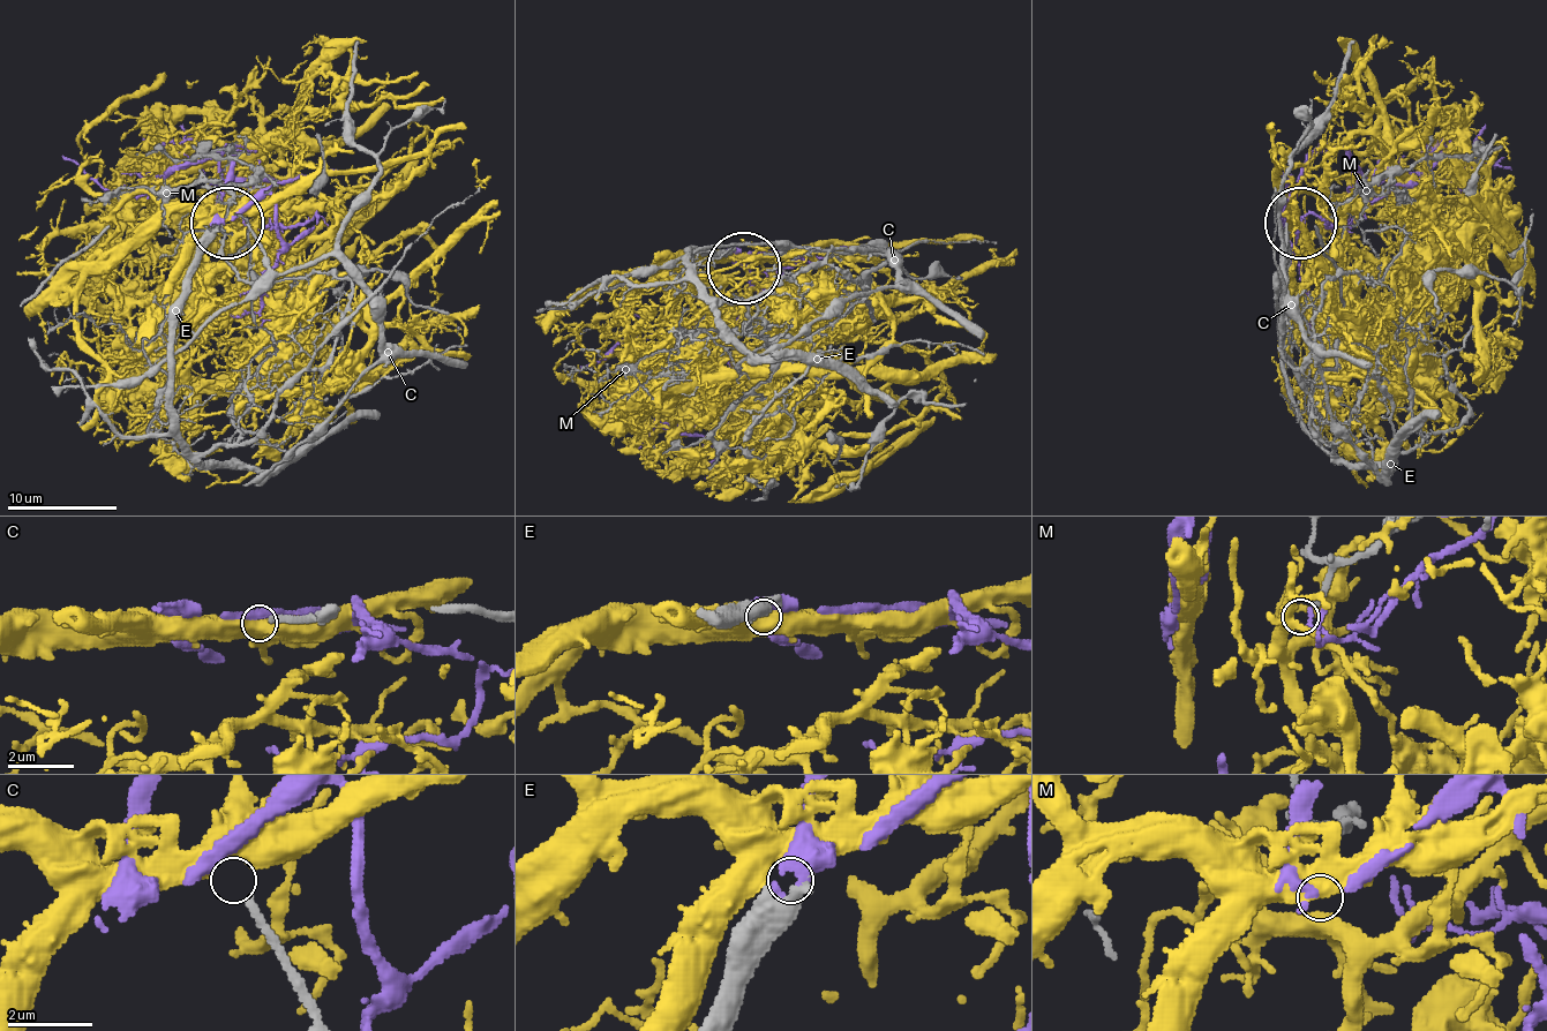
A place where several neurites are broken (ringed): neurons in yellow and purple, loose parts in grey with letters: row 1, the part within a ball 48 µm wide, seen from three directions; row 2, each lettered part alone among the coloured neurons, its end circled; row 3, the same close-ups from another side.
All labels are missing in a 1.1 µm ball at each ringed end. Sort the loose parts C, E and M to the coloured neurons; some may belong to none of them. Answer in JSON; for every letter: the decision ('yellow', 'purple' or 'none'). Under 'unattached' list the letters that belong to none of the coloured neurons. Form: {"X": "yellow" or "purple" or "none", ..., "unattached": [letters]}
{"C": "none", "E": "purple", "M": "none", "unattached": ["C", "M"]}

